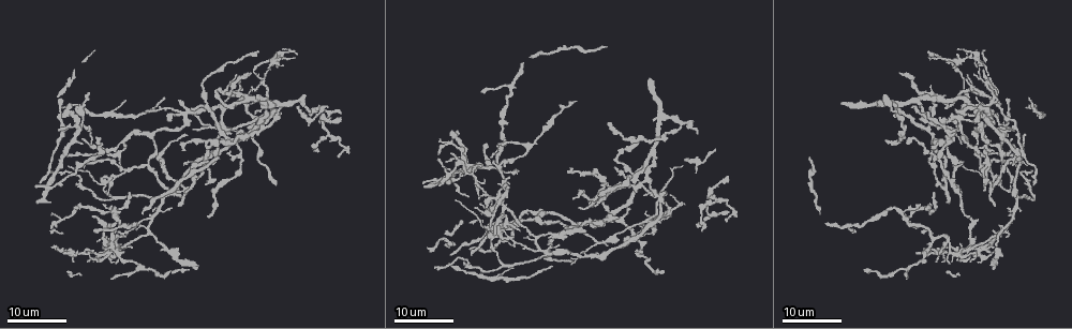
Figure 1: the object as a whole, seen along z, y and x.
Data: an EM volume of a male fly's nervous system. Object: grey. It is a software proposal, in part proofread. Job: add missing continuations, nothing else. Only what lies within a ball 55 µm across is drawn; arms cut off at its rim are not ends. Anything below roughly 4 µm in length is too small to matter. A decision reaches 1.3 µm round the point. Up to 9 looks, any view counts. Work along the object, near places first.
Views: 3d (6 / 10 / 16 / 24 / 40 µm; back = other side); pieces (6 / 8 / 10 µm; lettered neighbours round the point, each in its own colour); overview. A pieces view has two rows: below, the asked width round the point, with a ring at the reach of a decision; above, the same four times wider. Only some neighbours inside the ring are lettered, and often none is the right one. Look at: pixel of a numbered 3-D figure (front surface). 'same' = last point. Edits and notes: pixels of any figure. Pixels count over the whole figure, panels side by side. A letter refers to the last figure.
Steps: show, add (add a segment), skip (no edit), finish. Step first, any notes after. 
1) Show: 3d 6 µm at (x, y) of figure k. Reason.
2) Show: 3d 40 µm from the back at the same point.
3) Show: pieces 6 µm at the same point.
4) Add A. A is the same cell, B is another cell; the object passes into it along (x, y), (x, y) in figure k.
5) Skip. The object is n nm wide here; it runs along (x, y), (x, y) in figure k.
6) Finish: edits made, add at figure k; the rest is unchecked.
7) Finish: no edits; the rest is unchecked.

Show: 3d 24 µm at (935, 193) of figure 1. An open end.

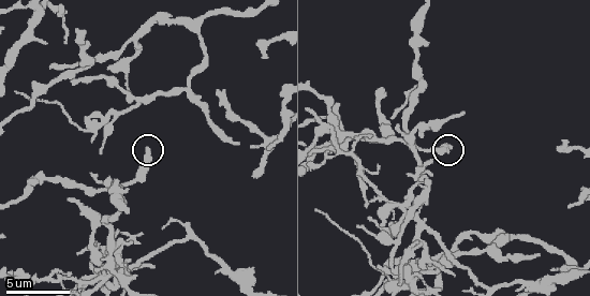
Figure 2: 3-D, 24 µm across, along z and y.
Show: pieces 8 µm at (148, 148) of figure 2.

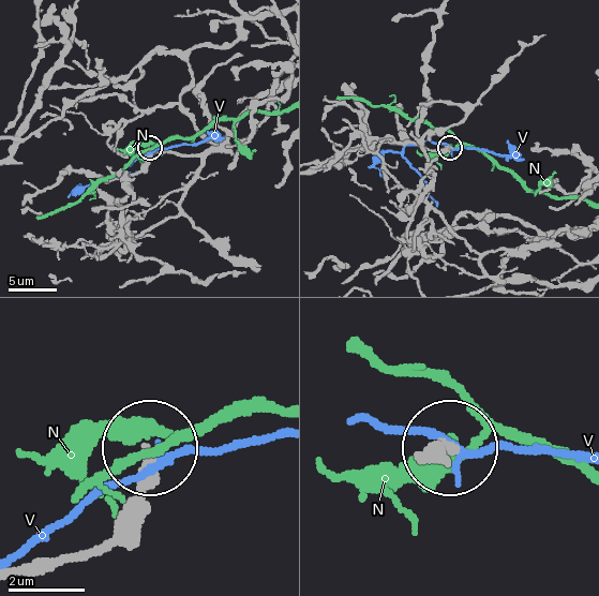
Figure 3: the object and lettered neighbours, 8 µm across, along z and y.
Skip. N and V are other cells; none of them fits.

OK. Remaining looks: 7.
Show: 3d 24 µm at (1023, 134) of figure 1. End of a long branch.

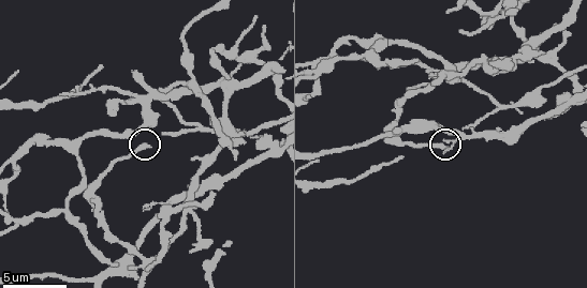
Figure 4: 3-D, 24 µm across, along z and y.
Show: pieces 10 µm at (149, 146) of figure 4. See the neighbours.

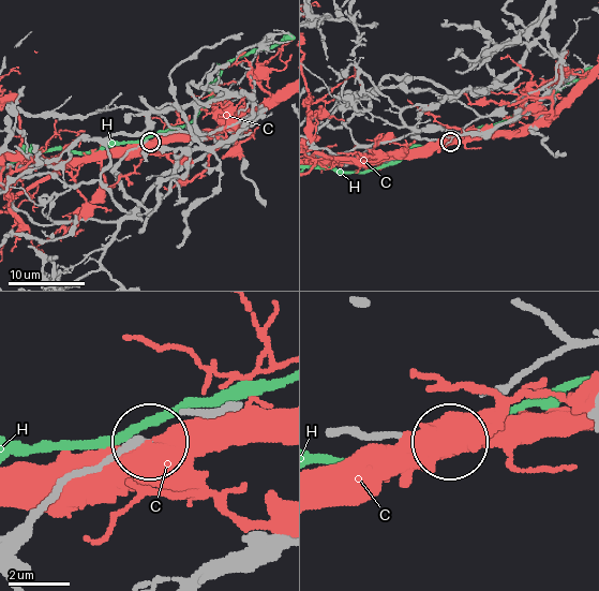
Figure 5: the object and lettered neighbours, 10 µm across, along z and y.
Skip. C and H are other cells; none of them fits.

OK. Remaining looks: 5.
Show: 3d 6 µm at (369, 219) of figure 2. Free end.

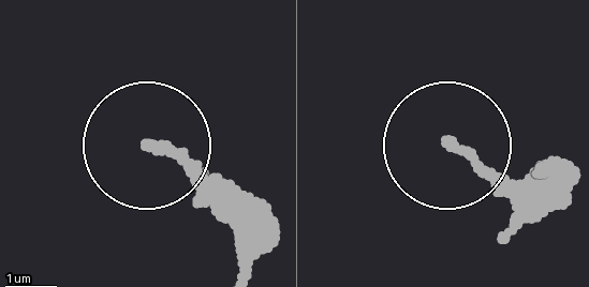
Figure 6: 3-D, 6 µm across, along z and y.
Show: pieces 10 µm at (452, 146) of figure 6. What lies round it.

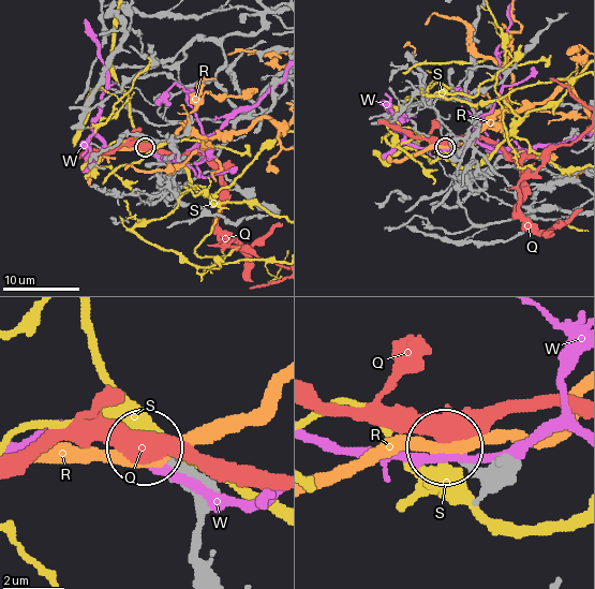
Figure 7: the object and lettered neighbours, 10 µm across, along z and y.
Skip. Q, R, S and W are other cells; it runs along (494, 459), (479, 467), (450, 446) in figure 7; none of them fits.

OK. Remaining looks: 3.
Show: 3d 24 µm at (473, 254) of figure 1. Tapers out.

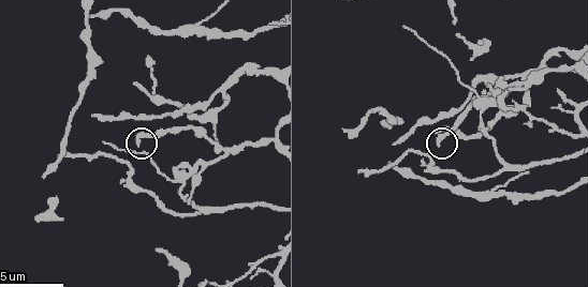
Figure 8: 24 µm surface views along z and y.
Show: pieces 8 µm at (437, 142) of figure 8.

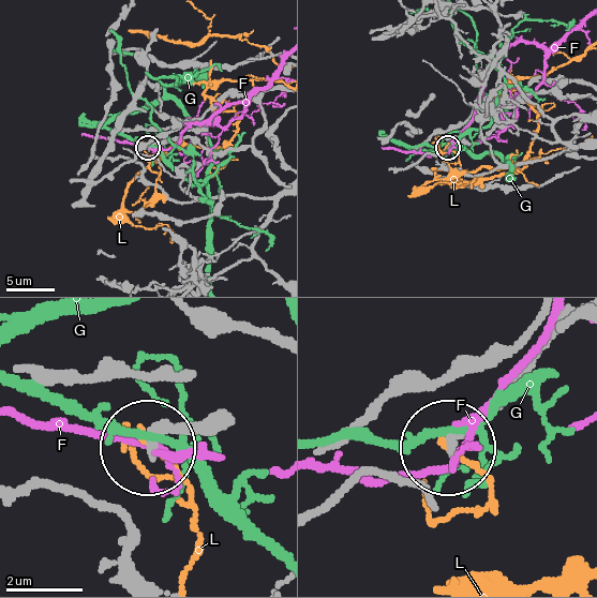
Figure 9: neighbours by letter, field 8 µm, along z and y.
Skip. F, G and L are other cells; none of them fits.

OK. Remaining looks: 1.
Finish: no edits; the rest is unchecked.

